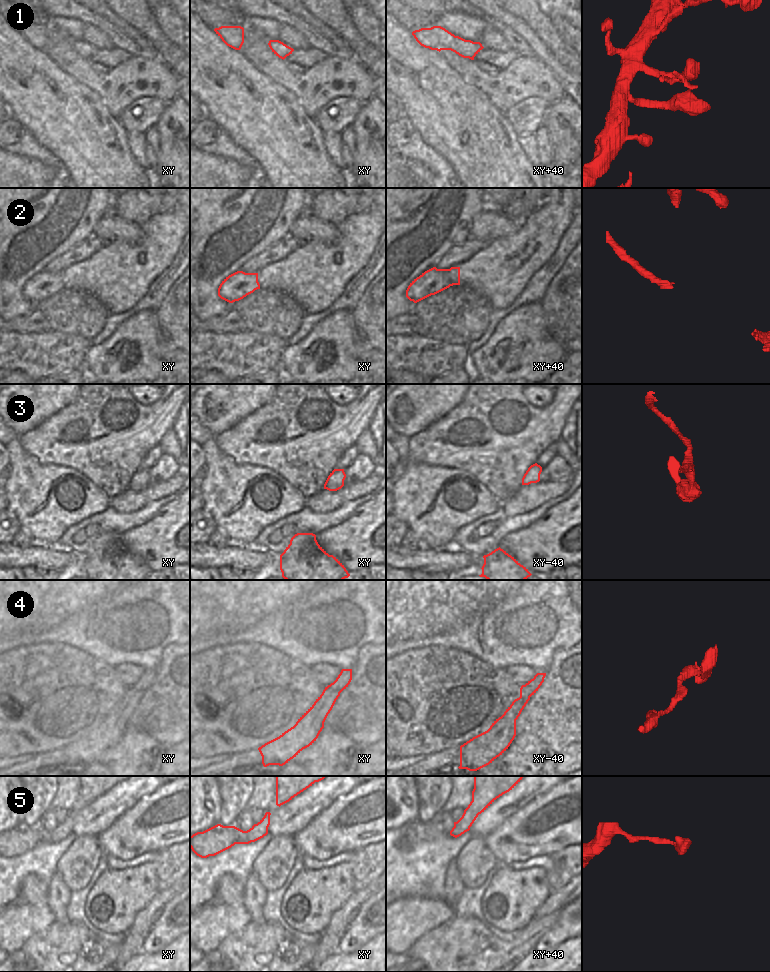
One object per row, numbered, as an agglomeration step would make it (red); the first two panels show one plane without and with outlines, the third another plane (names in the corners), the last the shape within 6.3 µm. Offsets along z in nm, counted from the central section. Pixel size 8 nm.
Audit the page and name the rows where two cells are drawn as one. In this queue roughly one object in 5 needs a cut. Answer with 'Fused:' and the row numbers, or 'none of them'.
Fused: 2

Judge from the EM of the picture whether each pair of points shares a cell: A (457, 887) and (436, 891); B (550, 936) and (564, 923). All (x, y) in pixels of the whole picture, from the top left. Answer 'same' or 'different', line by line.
A: different
B: same

